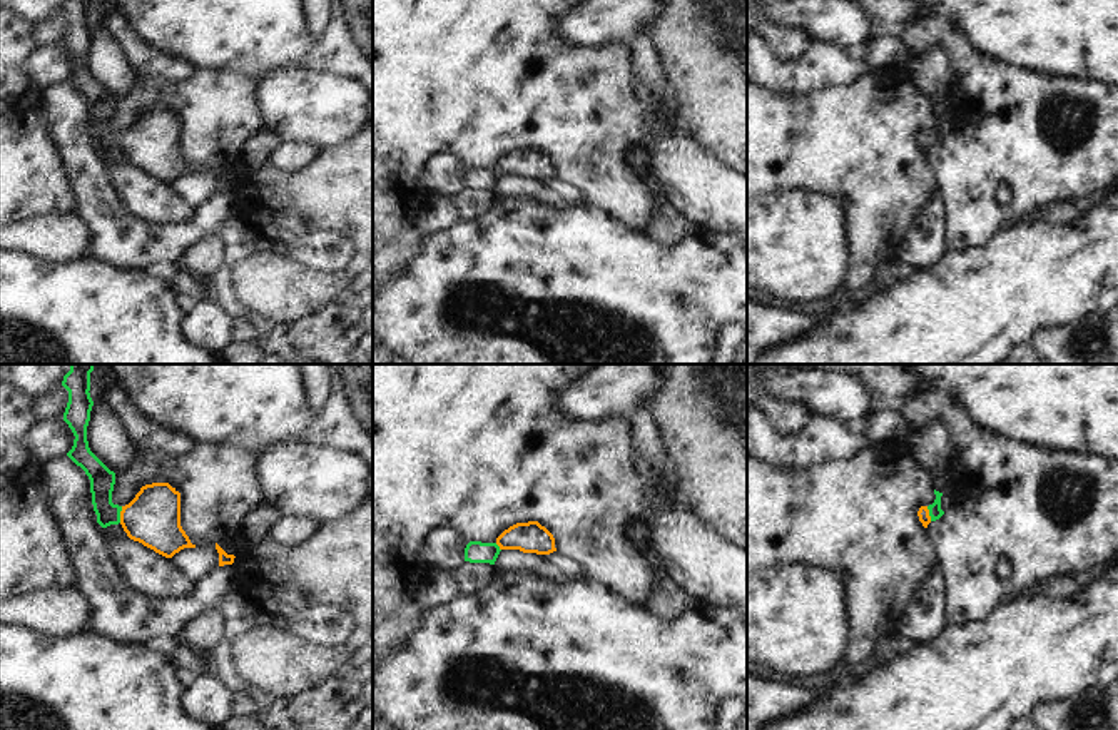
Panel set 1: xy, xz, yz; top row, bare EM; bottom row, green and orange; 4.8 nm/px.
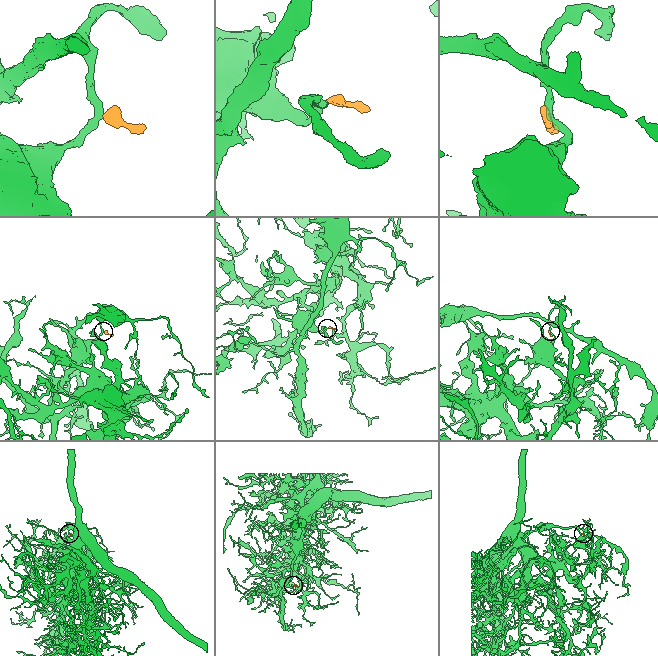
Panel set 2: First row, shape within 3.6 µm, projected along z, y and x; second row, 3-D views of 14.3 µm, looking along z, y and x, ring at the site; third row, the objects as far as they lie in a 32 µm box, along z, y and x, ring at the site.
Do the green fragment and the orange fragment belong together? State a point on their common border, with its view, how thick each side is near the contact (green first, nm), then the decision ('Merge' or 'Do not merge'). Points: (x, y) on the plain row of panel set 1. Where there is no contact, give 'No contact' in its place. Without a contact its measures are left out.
Touches green at xy (119, 141). Thickness 120 nm (green) against 260 nm. Merge

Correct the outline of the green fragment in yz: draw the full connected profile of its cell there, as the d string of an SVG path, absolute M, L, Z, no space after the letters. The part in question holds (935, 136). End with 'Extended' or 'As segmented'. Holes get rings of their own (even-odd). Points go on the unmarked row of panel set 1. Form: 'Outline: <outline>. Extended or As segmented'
Outline: M934 115L934 120L936 120L934 129L929 132L921 132L917 137L919 147L922 149L924 154L927 154L931 147L939 145L944 140L944 137L941 135L943 119Z. Extended

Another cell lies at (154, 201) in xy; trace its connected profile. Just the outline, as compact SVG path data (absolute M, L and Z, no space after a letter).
M112 152L105 154L110 174L135 215L160 226L185 224L194 219L197 207L192 207L175 194L170 184L130 165L124 155L112 159Z

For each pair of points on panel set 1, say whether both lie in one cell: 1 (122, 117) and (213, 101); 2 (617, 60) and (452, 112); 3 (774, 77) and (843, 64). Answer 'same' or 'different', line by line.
1: same
2: same
3: same

